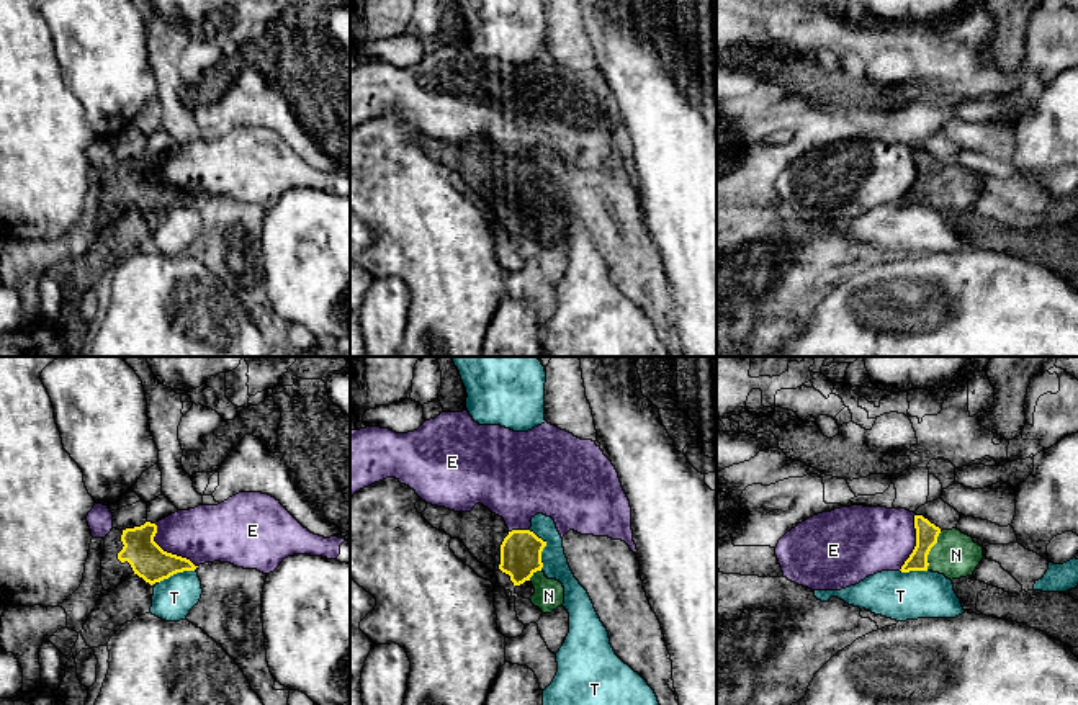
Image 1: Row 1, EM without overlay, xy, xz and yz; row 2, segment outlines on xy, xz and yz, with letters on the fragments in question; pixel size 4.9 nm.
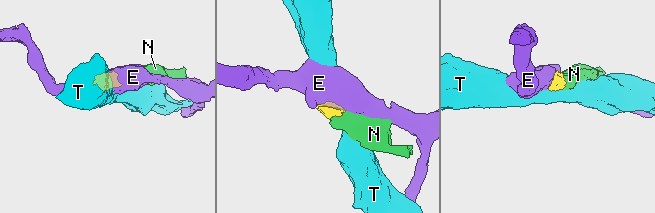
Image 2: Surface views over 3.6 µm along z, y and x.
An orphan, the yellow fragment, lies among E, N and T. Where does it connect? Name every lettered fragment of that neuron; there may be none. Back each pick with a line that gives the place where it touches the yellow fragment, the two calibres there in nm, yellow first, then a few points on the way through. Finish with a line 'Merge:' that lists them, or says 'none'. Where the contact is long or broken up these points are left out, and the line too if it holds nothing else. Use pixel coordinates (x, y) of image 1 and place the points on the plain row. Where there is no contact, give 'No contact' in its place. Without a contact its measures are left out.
N: Touches yellow at yz (929, 184). Thickness 110 nm (yellow) against 220 nm. Path across: yz (926, 167), (929, 184), (956, 188)
Merge: N

